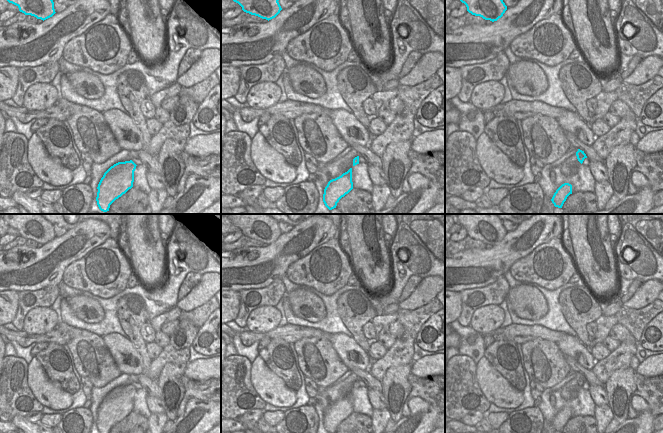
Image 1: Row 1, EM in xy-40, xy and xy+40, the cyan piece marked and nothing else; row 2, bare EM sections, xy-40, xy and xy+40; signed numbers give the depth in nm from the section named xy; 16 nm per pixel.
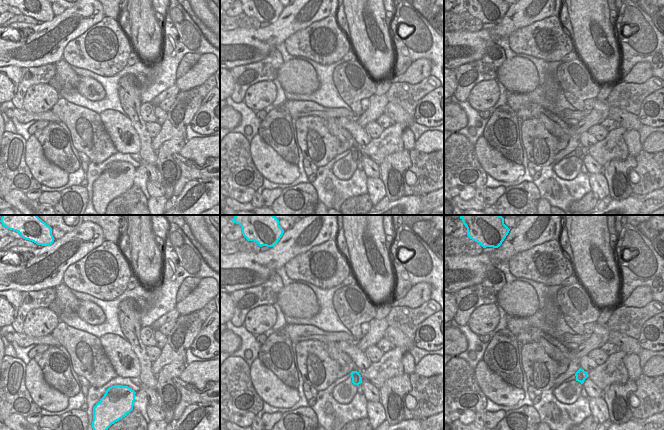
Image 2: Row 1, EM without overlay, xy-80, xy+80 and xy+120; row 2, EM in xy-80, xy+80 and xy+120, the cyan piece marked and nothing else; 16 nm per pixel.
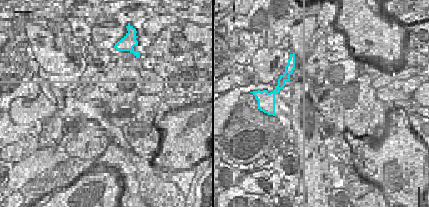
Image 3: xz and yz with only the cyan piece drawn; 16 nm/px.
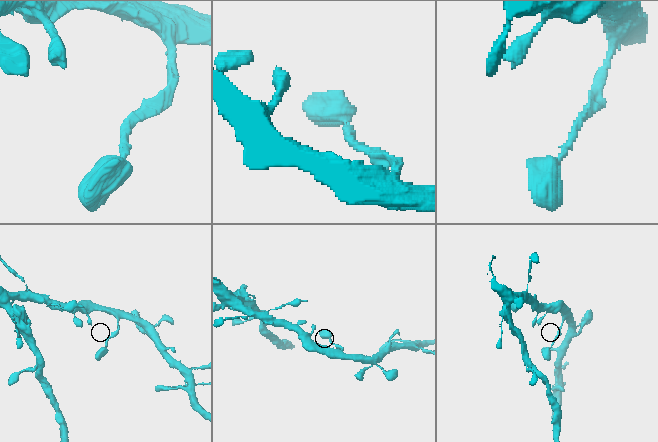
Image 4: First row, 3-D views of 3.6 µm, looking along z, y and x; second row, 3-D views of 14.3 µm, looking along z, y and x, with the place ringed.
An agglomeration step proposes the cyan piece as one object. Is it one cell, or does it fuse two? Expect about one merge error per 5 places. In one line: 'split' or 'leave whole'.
leave whole

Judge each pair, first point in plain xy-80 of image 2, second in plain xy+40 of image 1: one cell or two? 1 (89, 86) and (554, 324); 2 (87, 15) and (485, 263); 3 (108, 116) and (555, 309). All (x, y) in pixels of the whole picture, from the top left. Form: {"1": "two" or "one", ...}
{"1": "two", "2": "one", "3": "two"}

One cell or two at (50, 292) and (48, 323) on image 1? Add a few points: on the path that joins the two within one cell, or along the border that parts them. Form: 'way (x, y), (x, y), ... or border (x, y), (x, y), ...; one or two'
border (50, 306), (36, 306), (26, 313); two

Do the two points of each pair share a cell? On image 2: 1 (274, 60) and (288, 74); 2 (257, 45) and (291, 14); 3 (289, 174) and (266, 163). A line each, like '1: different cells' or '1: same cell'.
1: different cells
2: same cell
3: same cell

